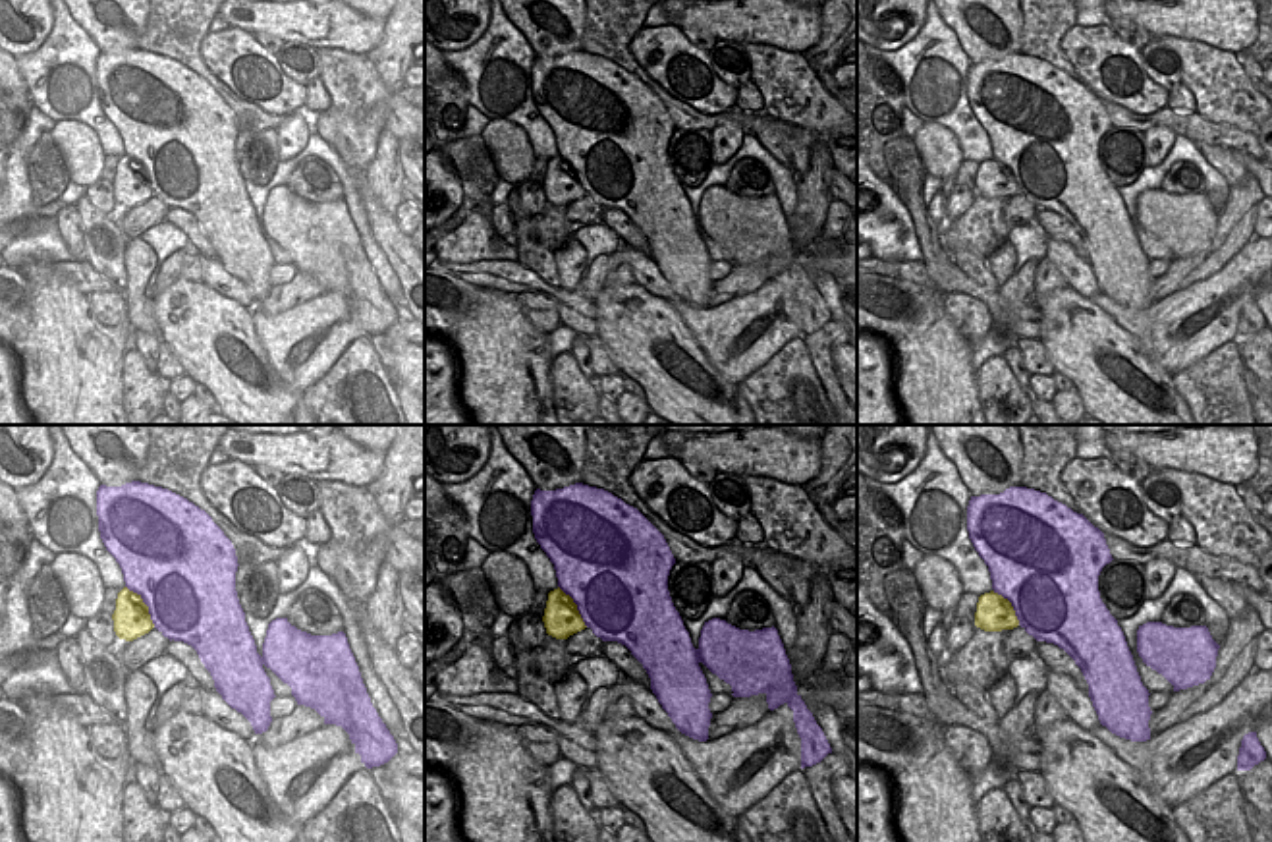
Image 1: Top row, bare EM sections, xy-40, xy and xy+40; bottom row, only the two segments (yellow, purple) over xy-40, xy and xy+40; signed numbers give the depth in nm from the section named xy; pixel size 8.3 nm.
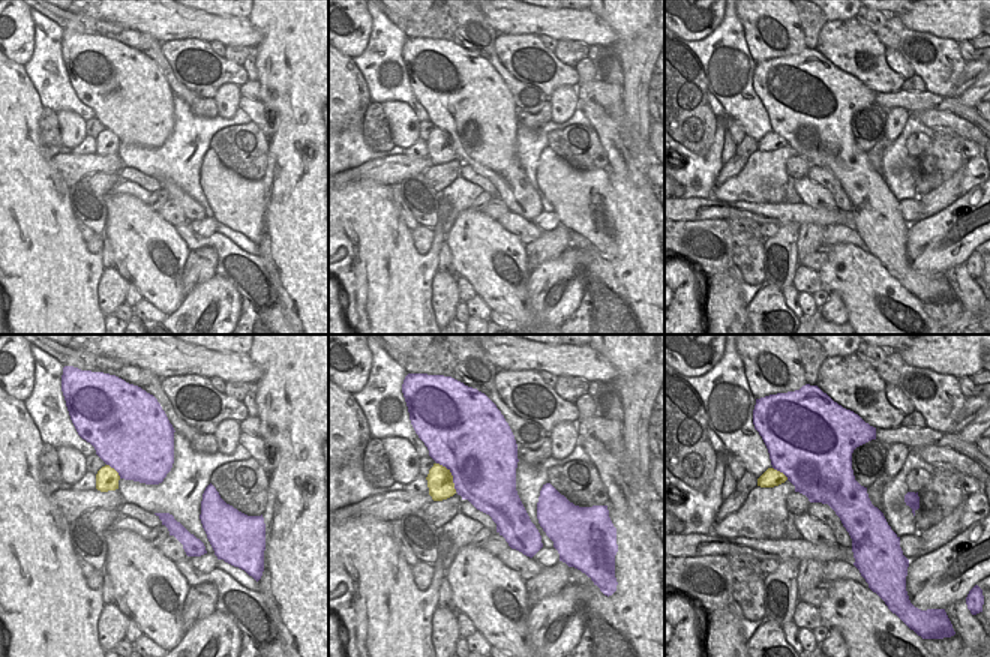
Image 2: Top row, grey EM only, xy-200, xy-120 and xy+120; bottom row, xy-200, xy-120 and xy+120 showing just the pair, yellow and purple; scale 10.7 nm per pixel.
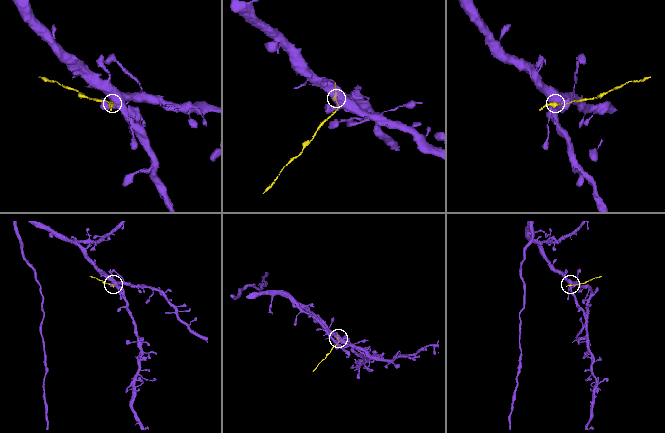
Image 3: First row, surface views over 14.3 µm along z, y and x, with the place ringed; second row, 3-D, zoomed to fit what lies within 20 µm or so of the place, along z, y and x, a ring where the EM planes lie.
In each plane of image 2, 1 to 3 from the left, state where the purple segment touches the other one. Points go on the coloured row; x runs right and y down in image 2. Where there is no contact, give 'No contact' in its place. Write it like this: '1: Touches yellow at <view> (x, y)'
1: Touches yellow at xy-200 (114, 470)
2: Touches yellow at xy-120 (452, 476)
3: Touches yellow at xy+120 (779, 471)

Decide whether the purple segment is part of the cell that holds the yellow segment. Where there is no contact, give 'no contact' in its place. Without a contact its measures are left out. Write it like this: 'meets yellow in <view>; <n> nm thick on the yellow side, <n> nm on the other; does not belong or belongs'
meets yellow in xy-40; 300 nm thick on the yellow side, 500 nm on the other; does not belong

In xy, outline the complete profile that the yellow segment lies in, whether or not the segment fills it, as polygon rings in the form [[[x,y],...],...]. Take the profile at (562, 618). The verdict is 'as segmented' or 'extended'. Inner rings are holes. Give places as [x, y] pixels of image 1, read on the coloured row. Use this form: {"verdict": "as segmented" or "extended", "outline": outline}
{"verdict": "as segmented", "outline": [[[560,587],[548,593],[542,622],[546,633],[556,639],[567,639],[569,635],[587,628],[577,604]]]}

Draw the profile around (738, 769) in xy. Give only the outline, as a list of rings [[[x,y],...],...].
[[[788,703],[718,740],[699,742],[685,734],[674,740],[710,798],[733,817],[801,769],[801,738]]]

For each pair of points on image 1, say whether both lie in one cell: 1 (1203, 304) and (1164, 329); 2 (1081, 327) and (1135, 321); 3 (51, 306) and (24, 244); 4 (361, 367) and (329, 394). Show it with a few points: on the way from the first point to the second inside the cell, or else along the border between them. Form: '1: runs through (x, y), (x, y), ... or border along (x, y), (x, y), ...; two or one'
1: runs through (1193, 311), (1174, 327); one
2: border along (1087, 298), (1126, 329), (1149, 356); two
3: border along (55, 261), (26, 261), (20, 267); two
4: runs through (354, 373), (346, 375), (336, 387); one

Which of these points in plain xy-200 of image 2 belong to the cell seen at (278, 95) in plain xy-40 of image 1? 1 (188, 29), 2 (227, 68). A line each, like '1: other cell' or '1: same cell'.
1: other cell
2: same cell

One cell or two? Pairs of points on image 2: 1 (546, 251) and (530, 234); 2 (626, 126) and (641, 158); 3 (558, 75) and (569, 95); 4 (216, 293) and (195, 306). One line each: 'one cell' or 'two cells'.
1: two cells
2: one cell
3: two cells
4: one cell

